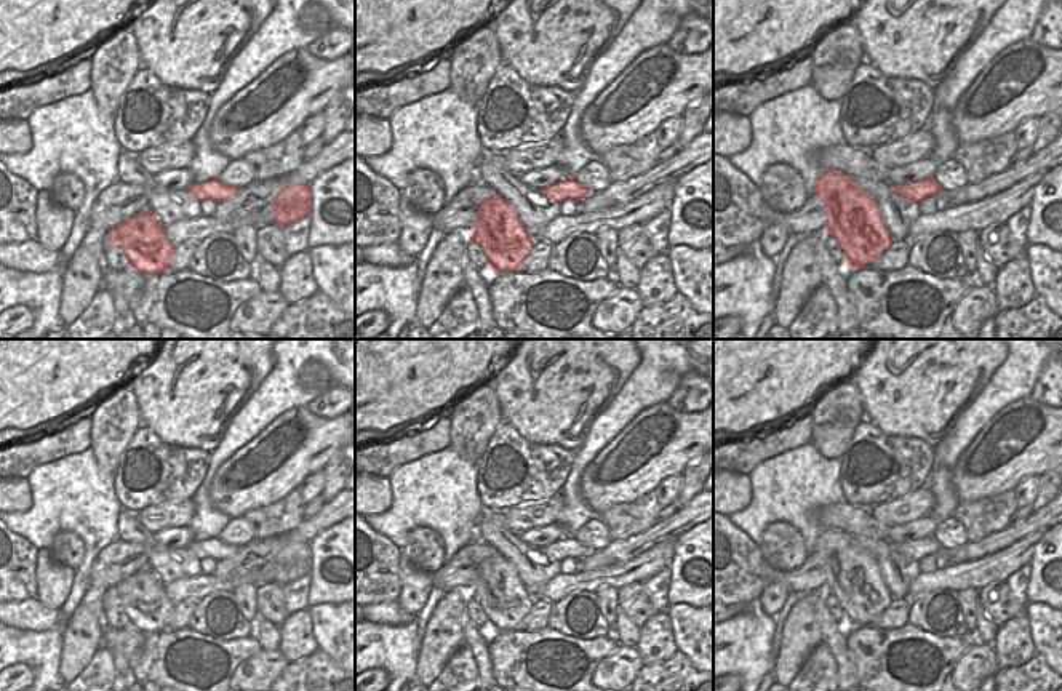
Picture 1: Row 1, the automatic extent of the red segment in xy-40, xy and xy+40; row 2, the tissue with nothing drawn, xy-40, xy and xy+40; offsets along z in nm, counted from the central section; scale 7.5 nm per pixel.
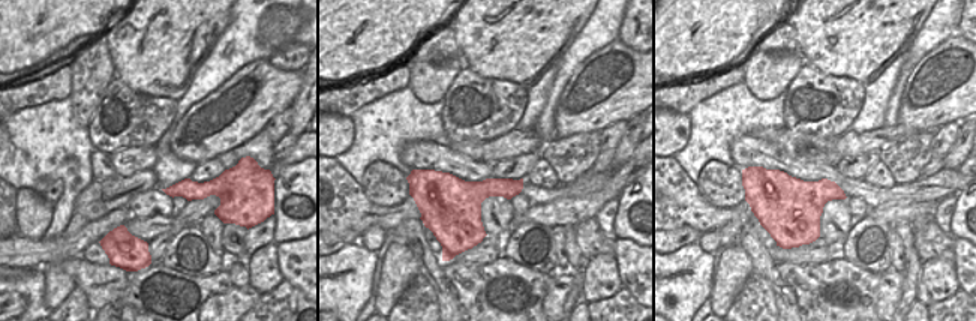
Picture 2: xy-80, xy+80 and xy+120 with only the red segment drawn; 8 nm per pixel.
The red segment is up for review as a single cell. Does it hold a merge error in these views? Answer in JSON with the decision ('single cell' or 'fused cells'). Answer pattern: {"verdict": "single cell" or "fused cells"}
{"verdict": "single cell"}

